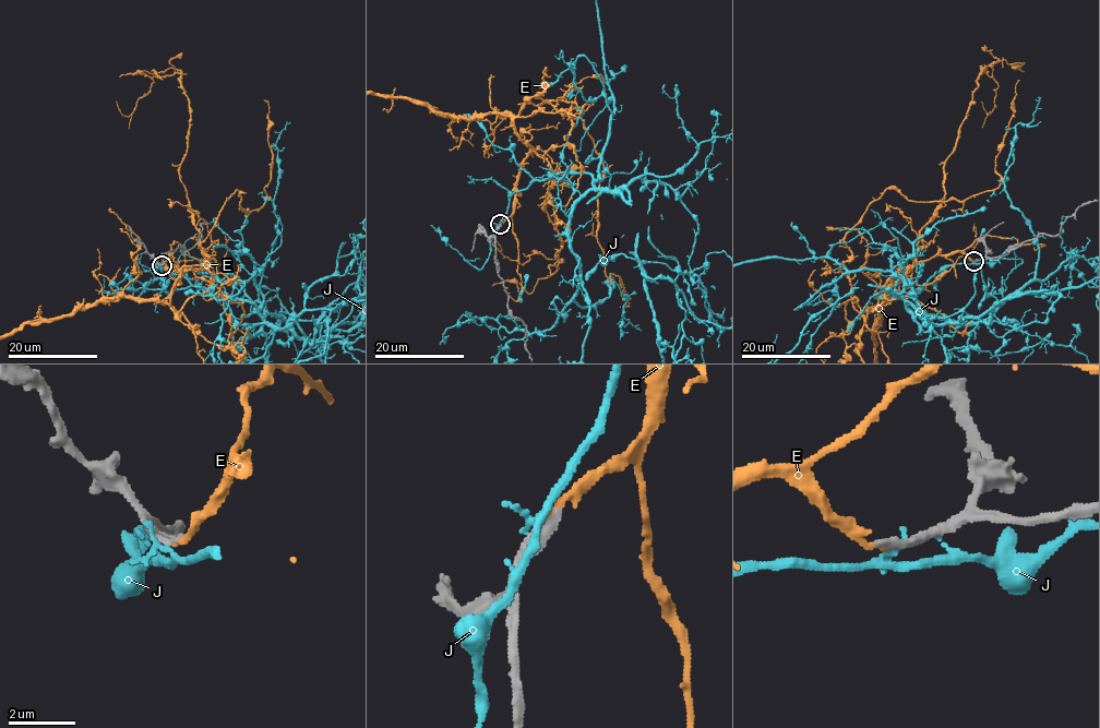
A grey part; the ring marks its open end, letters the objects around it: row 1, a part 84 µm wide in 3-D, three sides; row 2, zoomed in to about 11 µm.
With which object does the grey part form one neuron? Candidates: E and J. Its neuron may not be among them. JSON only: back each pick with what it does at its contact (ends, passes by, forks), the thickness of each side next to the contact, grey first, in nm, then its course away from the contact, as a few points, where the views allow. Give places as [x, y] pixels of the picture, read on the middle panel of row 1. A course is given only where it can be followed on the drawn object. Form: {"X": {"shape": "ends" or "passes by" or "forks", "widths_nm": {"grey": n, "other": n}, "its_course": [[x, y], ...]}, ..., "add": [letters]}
{"E": {"shape": "ends", "widths_nm": {"grey": 300, "other": 150}}, "add": ["E"]}

